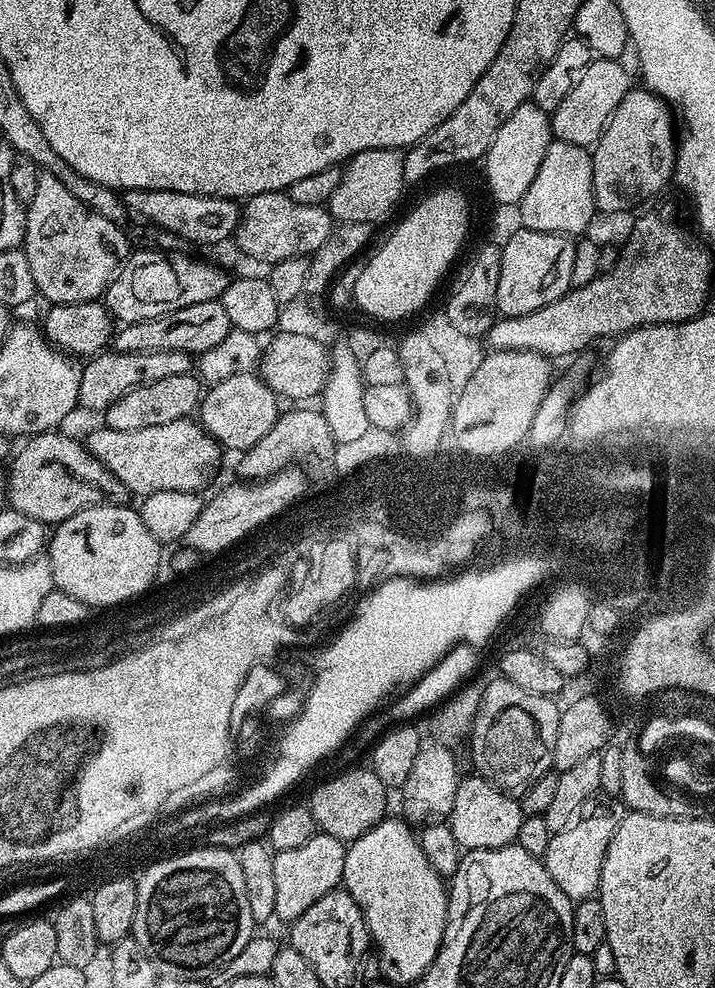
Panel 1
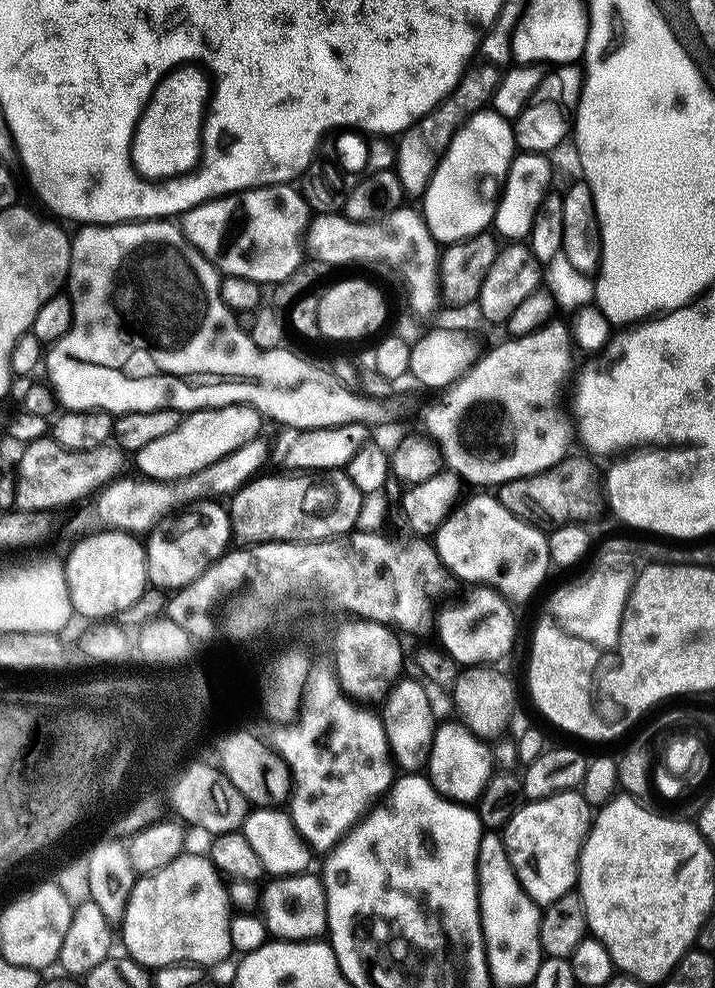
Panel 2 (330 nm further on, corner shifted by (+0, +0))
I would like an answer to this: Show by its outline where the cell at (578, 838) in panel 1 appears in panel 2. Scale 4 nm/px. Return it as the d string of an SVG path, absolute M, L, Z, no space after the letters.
M580 790L559 792L541 800L528 800L517 807L515 814L510 817L503 829L502 839L508 851L510 866L514 866L514 874L518 882L534 903L541 906L553 904L558 898L562 898L577 887L580 874L580 851L584 840L588 837L588 831L592 829L593 819L593 805L586 802L583 791Z

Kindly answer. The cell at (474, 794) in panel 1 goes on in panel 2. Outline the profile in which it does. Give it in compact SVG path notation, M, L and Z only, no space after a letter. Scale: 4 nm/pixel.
M441 723L436 729L431 754L428 756L426 775L443 796L458 804L471 805L484 795L494 775L492 748L481 737L475 736L463 723Z

